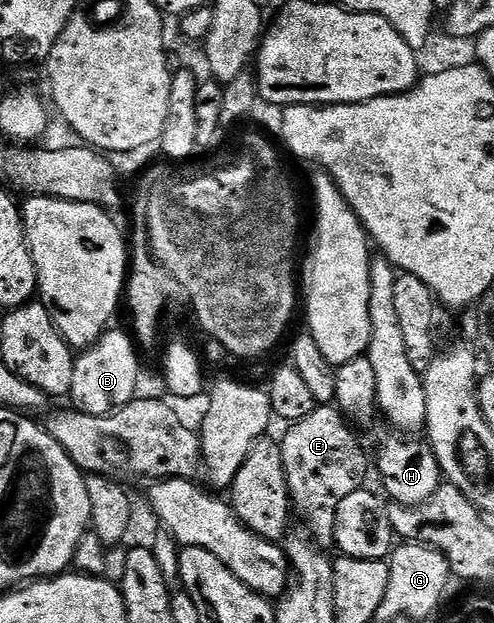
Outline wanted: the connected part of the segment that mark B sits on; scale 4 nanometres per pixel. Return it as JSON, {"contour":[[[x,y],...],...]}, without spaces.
{"contour":[[[106,330],[97,343],[85,348],[74,360],[69,398],[74,399],[73,406],[77,410],[89,415],[110,415],[131,403],[139,394],[139,348],[125,330],[124,332],[114,330]]]}

